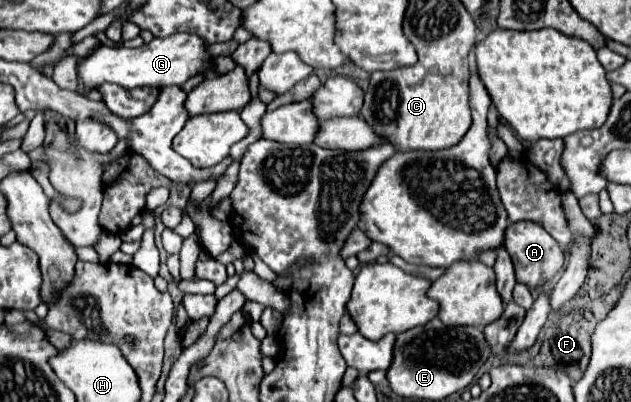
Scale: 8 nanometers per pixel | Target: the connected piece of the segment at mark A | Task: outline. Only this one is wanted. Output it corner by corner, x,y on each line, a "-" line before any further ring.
516,222
510,224
504,236
504,248
508,250
512,264
516,268
516,280
526,286
540,286
546,280
554,278
564,266
564,252
560,244
536,222

